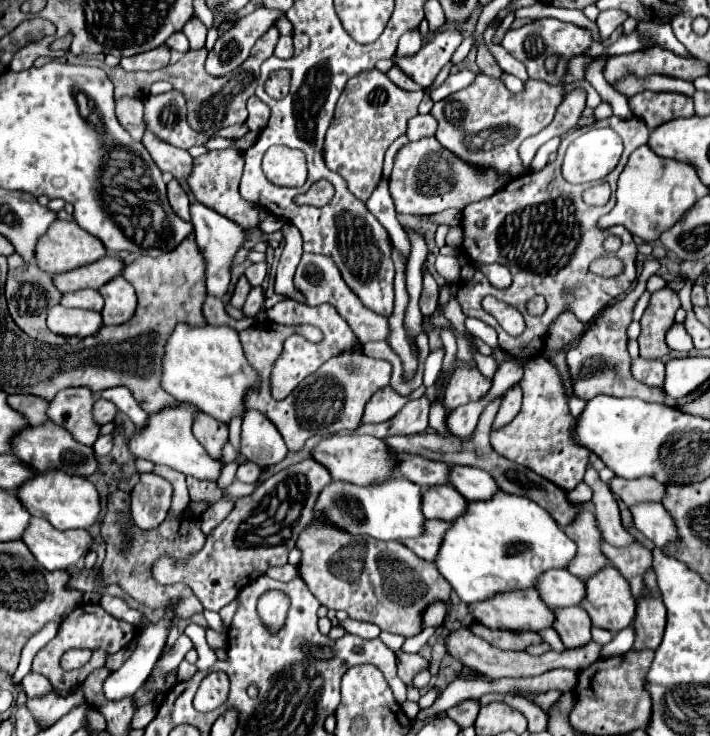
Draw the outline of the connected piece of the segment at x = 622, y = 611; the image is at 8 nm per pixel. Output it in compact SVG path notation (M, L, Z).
M613 566L595 574L585 586L587 596L581 606L587 610L593 626L609 630L611 634L631 626L637 612L637 600L627 580Z

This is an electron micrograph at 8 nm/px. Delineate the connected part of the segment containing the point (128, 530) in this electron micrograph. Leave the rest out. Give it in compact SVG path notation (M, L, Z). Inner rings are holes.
M117 490L109 496L107 514L101 520L101 536L107 542L107 556L101 564L101 574L97 576L99 582L105 584L119 584L133 600L137 600L143 606L149 608L169 608L173 606L175 618L192 617L194 614L202 613L204 608L194 595L192 590L183 583L172 585L161 585L151 578L151 564L163 554L175 554L179 558L189 556L191 552L197 552L205 544L205 534L177 534L177 518L167 516L157 528L153 530L141 530L129 520L129 492ZM179 600L179 602L173 602Z

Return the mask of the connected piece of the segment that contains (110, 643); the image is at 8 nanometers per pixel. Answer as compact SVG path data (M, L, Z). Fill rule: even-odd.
M81 604L79 608L75 608L61 624L59 624L59 630L57 630L57 636L47 642L45 648L41 648L35 658L33 658L33 666L31 670L33 672L39 672L43 676L49 678L51 686L55 690L77 690L83 680L89 676L91 670L99 668L105 664L105 656L109 656L111 652L117 652L119 648L125 648L129 644L131 638L135 638L137 630L129 624L129 622L123 622L123 620L117 620L113 618L111 614L103 612L103 608L99 604ZM71 648L89 648L93 652L99 650L99 654L93 654L93 658L79 670L71 670L71 672L65 672L61 666L59 666L59 658L71 650Z

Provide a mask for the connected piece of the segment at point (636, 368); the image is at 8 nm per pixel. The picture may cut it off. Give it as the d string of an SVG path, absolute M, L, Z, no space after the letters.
M637 358L637 360L633 360L631 372L633 372L635 380L639 380L639 382L643 382L647 386L663 388L665 364L661 360L643 360L643 358Z

